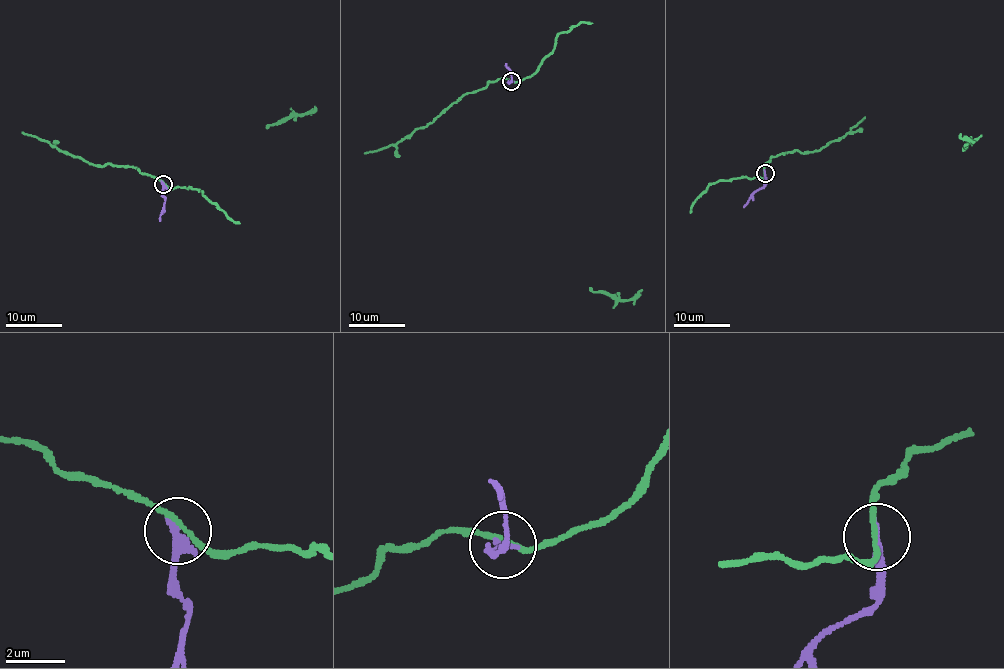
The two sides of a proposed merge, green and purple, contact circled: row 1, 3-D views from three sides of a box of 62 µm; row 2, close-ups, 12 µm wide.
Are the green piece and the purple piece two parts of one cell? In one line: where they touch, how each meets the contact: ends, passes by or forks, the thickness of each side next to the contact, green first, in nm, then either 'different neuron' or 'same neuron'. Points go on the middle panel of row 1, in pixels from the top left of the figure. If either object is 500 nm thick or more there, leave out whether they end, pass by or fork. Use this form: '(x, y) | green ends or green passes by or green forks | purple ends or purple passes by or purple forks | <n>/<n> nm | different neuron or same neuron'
(511, 81) | green passes by | purple ends | 150/280 nm | different neuron

